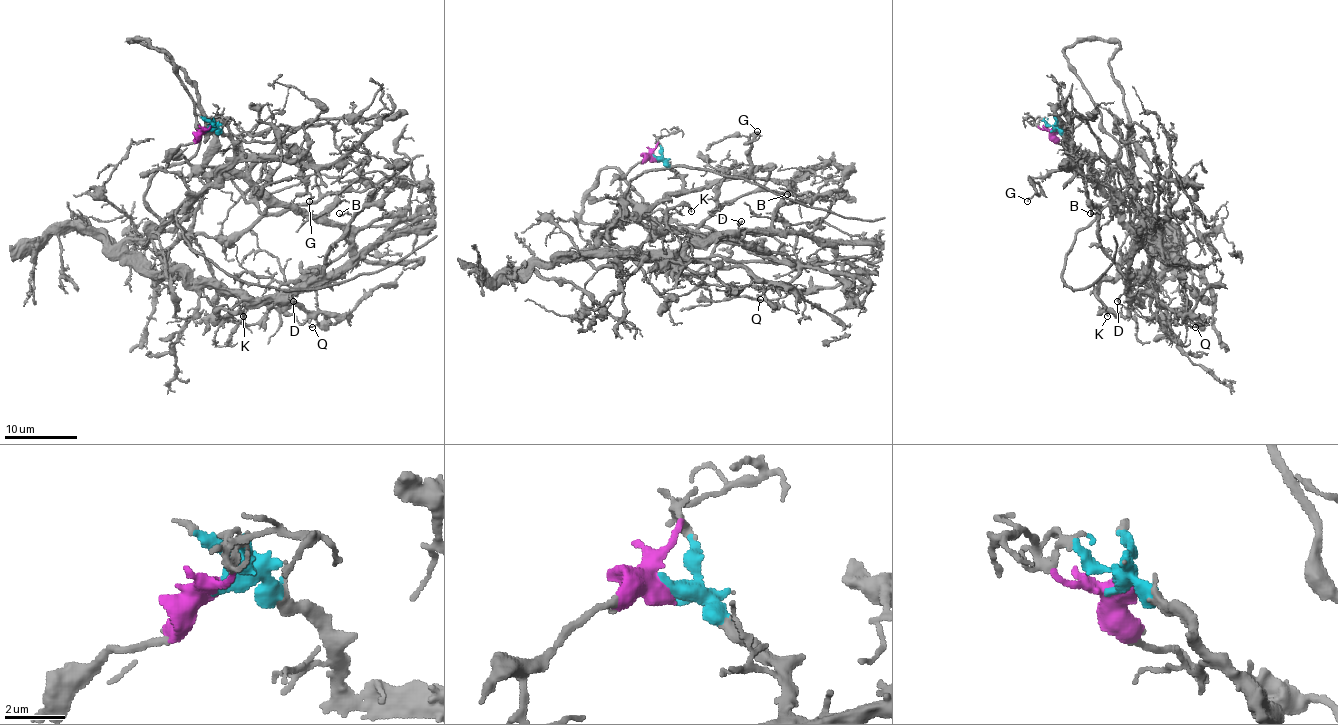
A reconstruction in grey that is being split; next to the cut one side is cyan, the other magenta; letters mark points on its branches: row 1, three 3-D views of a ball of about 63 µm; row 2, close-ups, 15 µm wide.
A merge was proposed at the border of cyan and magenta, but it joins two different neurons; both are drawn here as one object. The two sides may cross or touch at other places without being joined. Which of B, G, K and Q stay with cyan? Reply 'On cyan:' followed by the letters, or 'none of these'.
On cyan: B, G, K

